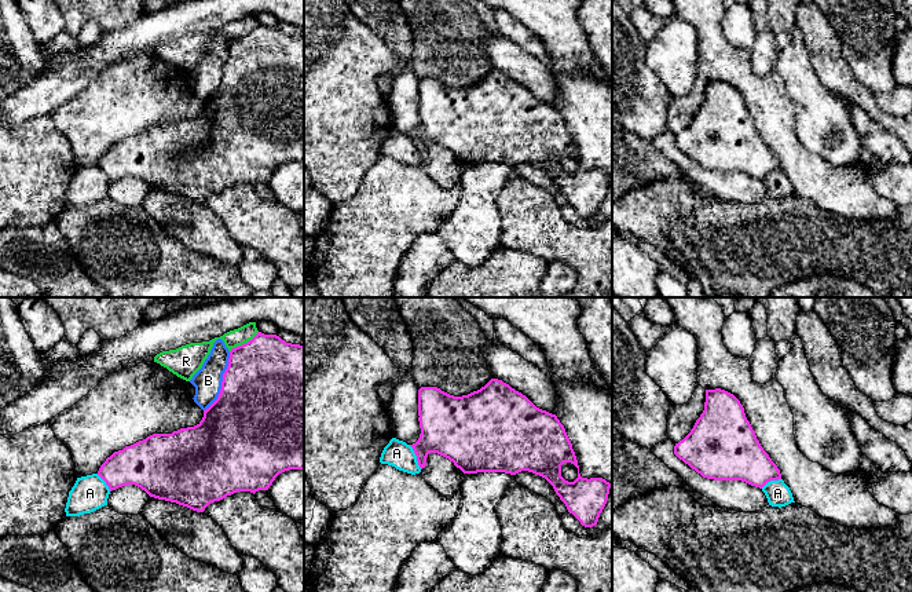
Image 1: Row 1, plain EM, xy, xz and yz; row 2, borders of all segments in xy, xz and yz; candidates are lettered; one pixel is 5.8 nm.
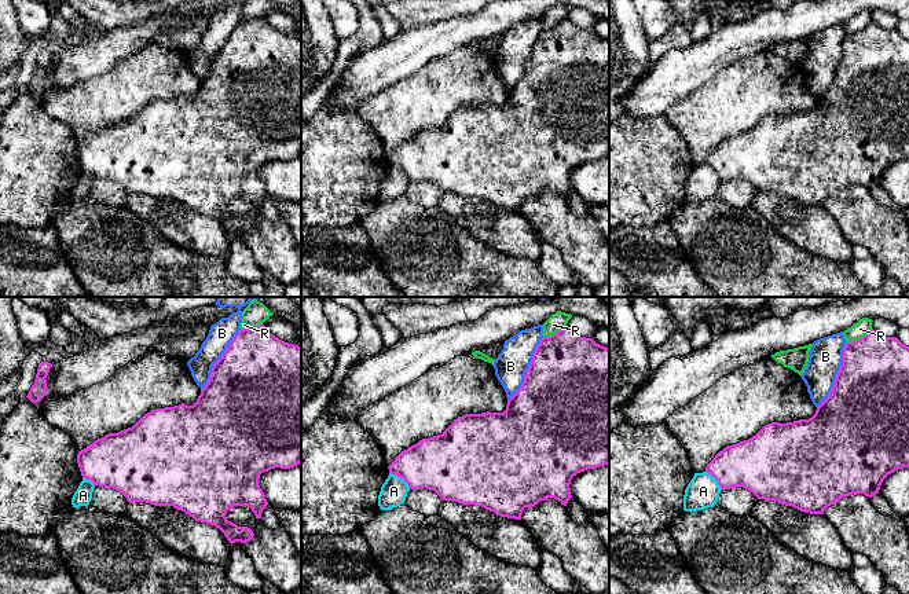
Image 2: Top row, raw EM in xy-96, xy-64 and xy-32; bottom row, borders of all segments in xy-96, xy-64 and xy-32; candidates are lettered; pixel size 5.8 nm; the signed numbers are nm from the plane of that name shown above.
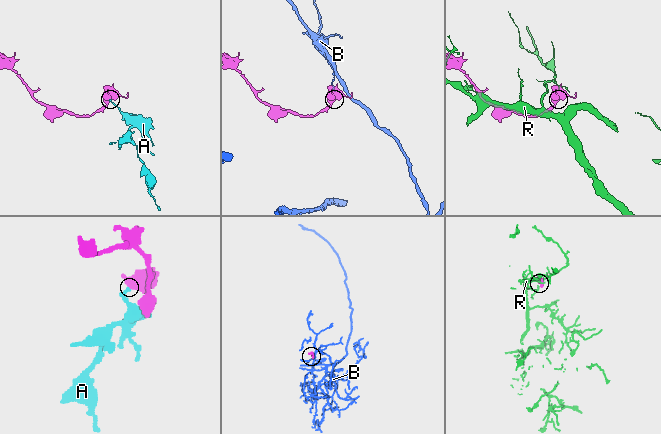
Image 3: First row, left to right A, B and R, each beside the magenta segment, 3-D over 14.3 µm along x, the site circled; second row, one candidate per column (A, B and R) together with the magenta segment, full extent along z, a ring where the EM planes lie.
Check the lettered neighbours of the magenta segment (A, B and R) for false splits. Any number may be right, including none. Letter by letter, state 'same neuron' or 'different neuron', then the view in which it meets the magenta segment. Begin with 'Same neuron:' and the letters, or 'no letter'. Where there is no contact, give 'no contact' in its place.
Same neuron: no letter
A: different neuron | xz
B: different neuron | xy
R: different neuron | xy

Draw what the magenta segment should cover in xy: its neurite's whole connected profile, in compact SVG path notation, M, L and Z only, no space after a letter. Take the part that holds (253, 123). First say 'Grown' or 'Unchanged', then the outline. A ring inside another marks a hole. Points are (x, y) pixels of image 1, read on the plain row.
Unchanged. M257 26L231 40L217 91L204 102L202 112L172 125L153 125L114 143L98 167L110 183L135 176L150 189L176 194L197 204L237 183L268 182L275 169L289 161L304 161L304 37L286 34L276 26Z

